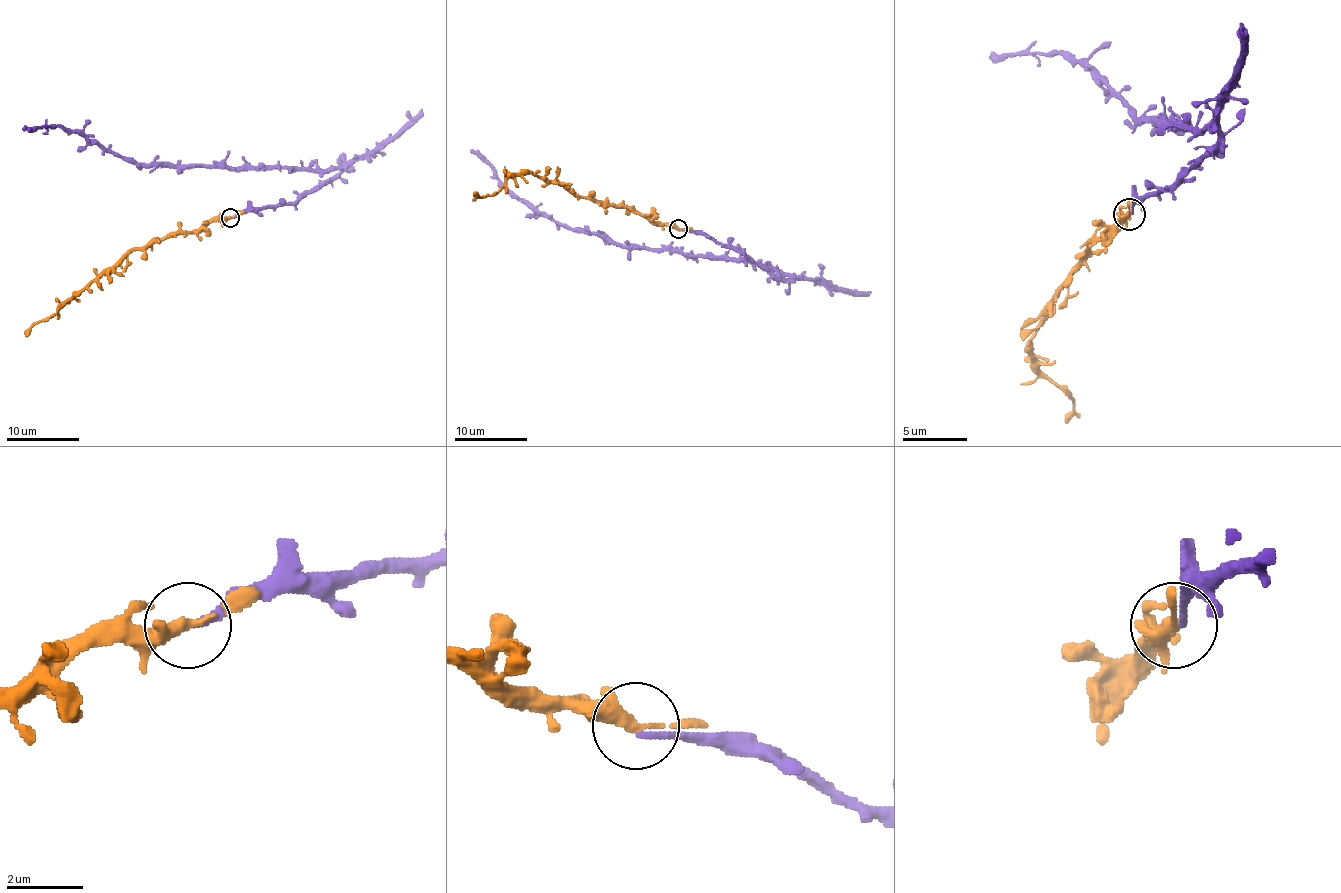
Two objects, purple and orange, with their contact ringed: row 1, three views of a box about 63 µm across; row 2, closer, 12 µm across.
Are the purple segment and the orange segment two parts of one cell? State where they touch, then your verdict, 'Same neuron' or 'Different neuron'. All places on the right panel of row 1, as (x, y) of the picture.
Place: (1129, 214). Same neuron

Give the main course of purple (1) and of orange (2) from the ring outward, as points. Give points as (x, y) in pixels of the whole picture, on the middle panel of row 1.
1: (678, 230), (705, 233), (789, 279), (751, 263), (621, 248), (594, 233), (576, 232), (514, 195), (470, 150)
2: (678, 228), (656, 224), (627, 208), (578, 197), (536, 175), (514, 173), (497, 192), (479, 197), (474, 192)

